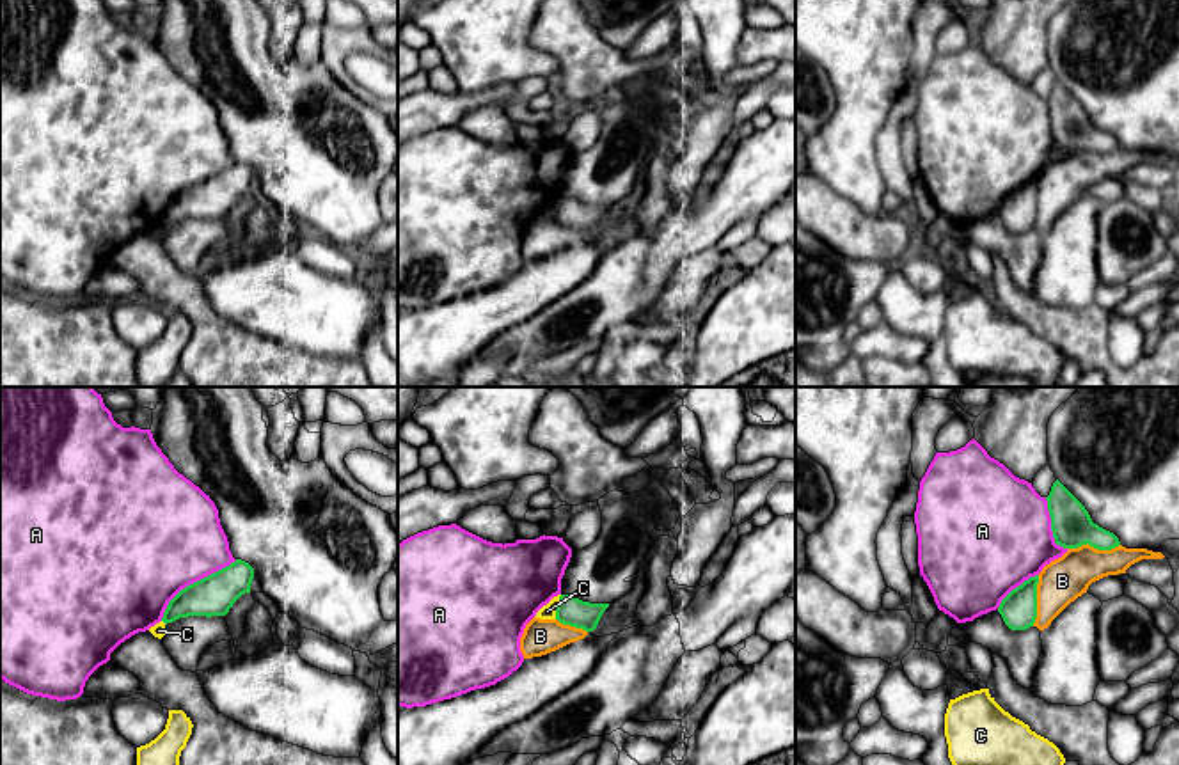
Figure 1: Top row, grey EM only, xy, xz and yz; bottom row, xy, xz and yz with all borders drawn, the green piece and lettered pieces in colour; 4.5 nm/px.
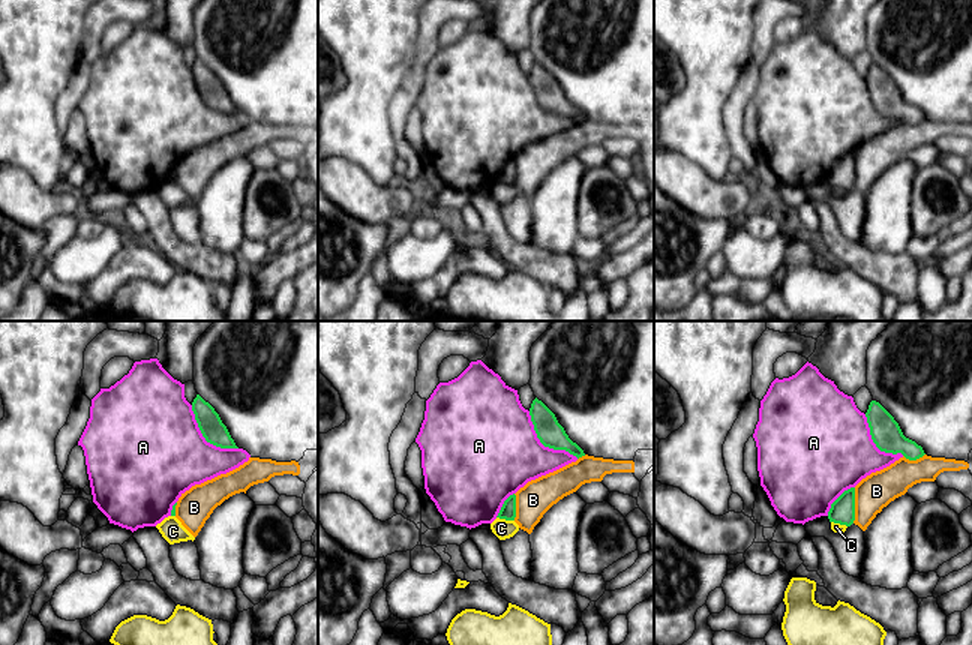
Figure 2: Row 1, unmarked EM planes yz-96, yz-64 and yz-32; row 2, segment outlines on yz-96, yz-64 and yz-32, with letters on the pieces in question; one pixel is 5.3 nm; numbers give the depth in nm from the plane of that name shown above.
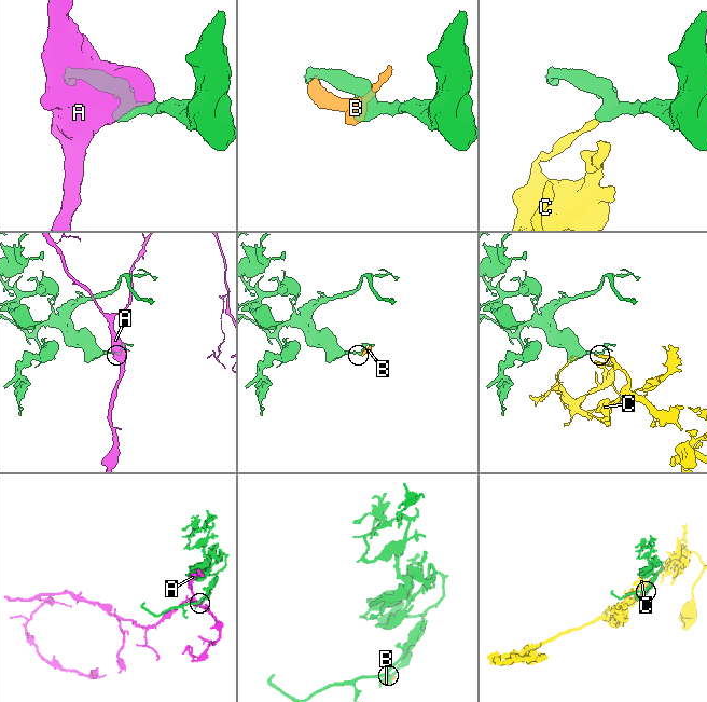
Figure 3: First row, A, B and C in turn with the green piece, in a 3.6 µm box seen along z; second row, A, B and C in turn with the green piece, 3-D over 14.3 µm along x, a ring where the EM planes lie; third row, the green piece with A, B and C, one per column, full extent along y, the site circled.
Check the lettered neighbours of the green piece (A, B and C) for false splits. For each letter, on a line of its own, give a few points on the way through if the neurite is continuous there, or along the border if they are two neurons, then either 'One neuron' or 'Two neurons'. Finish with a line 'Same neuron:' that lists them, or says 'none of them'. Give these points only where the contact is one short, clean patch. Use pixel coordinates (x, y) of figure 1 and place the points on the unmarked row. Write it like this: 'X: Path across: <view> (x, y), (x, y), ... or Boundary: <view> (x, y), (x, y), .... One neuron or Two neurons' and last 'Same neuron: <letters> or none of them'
A: Two neurons
B: Two neurons
C: Boundary: xz (561, 197), (554, 220). Two neurons
Same neuron: none of them

